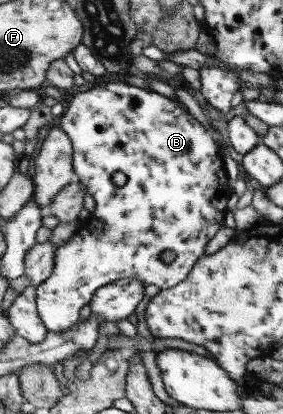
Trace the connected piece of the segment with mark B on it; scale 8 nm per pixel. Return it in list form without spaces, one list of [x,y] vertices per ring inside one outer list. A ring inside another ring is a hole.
[[[104,82],[101,85],[93,85],[88,91],[76,93],[69,96],[65,102],[65,111],[59,119],[62,129],[70,136],[73,141],[73,163],[77,173],[78,180],[86,187],[86,190],[95,199],[95,210],[88,220],[82,224],[78,232],[70,239],[69,242],[57,247],[54,262],[54,271],[52,275],[37,286],[37,308],[42,321],[50,332],[68,331],[80,322],[80,311],[82,307],[92,301],[94,294],[101,287],[108,286],[109,283],[117,282],[126,277],[135,277],[141,279],[145,286],[156,285],[161,290],[165,290],[185,281],[189,277],[190,271],[197,265],[197,261],[204,257],[208,243],[214,239],[214,235],[224,227],[224,217],[228,211],[228,199],[232,197],[228,173],[224,169],[224,158],[220,154],[220,147],[216,143],[215,136],[211,130],[206,129],[186,107],[176,103],[170,97],[160,95],[158,91],[140,89],[128,82]],[[122,172],[127,177],[127,182],[122,186],[114,185],[114,173]],[[168,249],[175,251],[177,256],[174,261],[164,263],[162,253]]]

